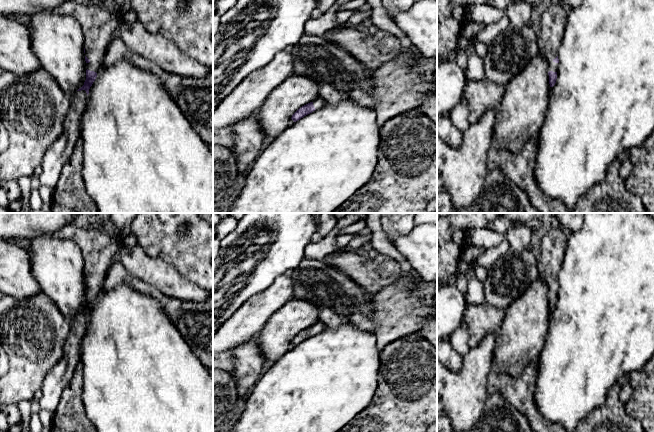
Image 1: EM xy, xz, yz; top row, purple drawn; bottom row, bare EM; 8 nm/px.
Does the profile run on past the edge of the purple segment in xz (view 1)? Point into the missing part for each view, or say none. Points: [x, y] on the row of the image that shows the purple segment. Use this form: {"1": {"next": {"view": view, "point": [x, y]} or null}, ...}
{"1": {"next": {"view": "xz", "point": [318, 103]}}}

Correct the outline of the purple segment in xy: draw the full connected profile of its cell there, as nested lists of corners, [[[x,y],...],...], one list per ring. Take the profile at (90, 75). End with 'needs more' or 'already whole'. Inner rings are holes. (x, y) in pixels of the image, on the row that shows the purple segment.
[[[68,0],[53,10],[73,17],[80,24],[84,37],[87,70],[84,85],[69,97],[70,107],[65,116],[63,132],[48,147],[41,163],[40,185],[52,189],[55,188],[63,166],[71,157],[75,144],[80,139],[80,122],[85,112],[89,89],[102,69],[104,55],[113,39],[112,34],[118,22],[123,22],[124,14],[117,9],[112,12],[97,2],[81,5],[75,0]]]; needs more

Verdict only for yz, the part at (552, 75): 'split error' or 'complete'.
split error

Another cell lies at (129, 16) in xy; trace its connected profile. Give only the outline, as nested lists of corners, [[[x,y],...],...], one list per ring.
[[[128,9],[124,11],[122,15],[123,23],[133,23],[137,21],[137,14],[133,9]]]

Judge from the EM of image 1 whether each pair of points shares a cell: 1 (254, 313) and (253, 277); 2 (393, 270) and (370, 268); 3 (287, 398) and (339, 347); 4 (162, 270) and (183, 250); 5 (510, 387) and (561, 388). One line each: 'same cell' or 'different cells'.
1: different cells
2: same cell
3: same cell
4: different cells
5: different cells

